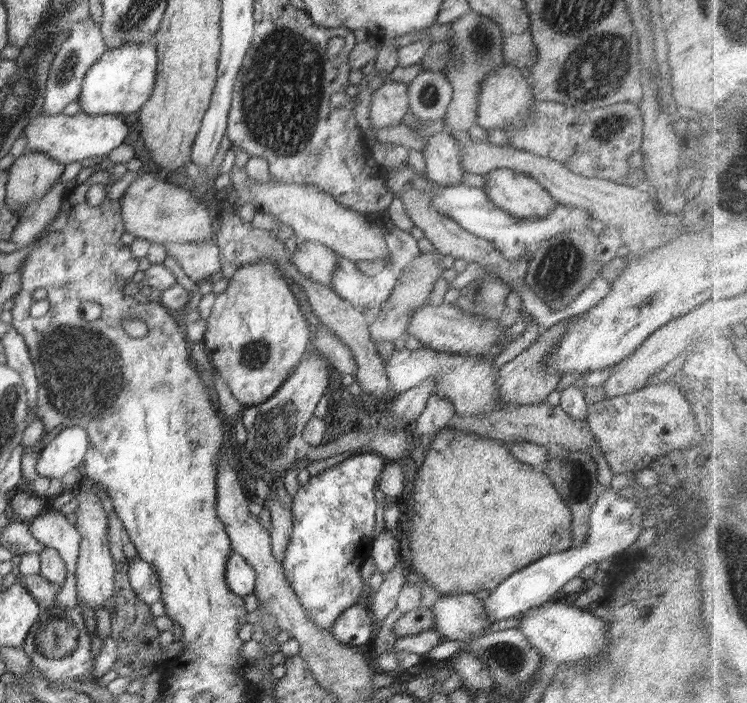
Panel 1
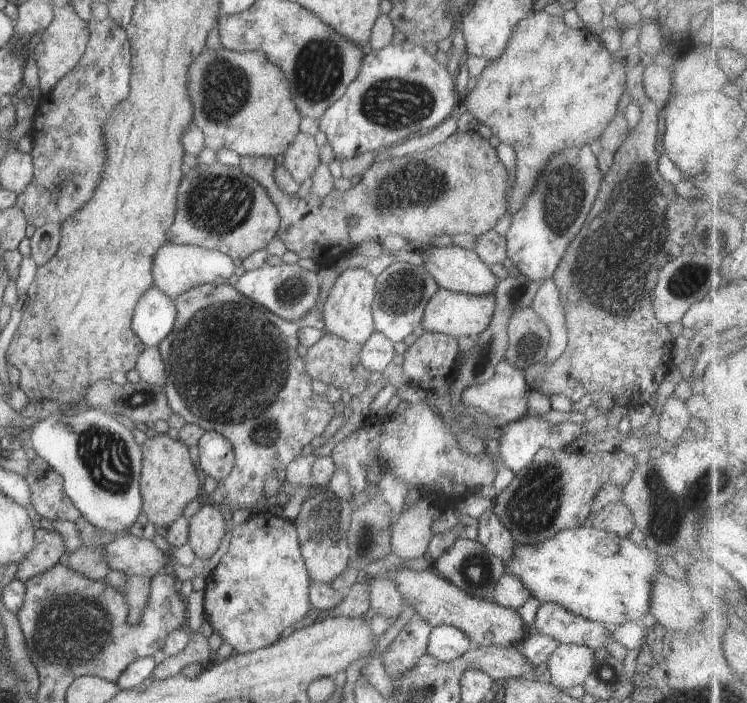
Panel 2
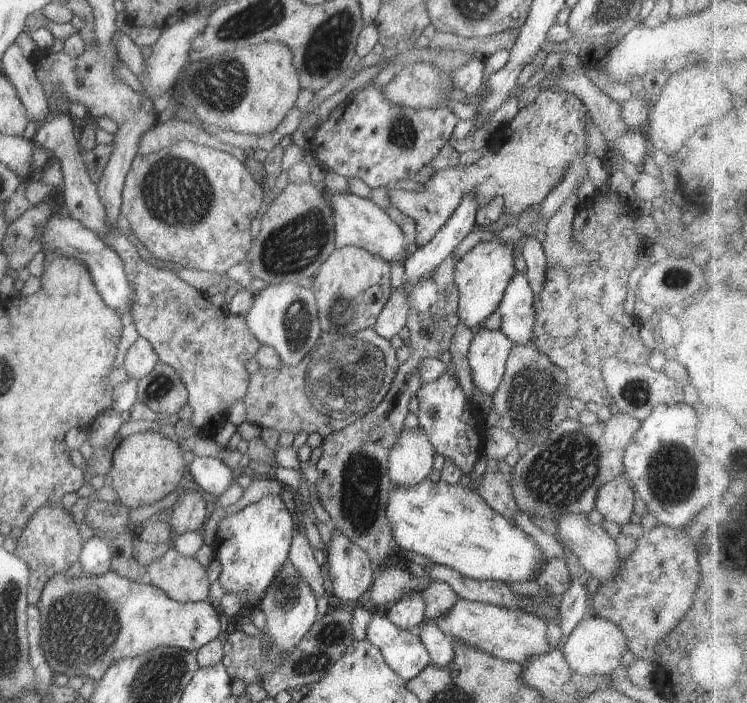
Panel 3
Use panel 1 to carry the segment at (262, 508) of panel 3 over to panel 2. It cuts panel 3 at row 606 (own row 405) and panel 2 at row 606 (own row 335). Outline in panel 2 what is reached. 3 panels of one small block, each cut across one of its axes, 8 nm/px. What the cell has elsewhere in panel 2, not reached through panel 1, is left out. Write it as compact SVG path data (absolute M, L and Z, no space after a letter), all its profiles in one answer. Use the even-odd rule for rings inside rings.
M272 512L252 514L242 524L231 525L231 532L228 552L205 579L205 620L223 642L232 647L234 653L243 654L275 644L286 628L294 627L309 614L309 587L312 581L301 554L294 521Z

